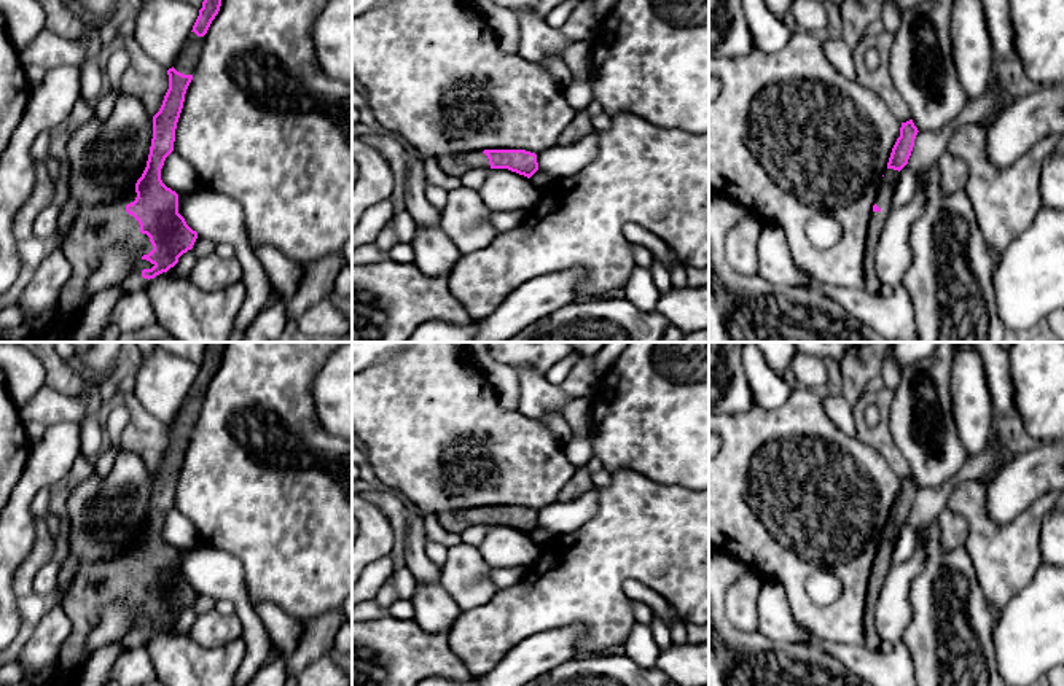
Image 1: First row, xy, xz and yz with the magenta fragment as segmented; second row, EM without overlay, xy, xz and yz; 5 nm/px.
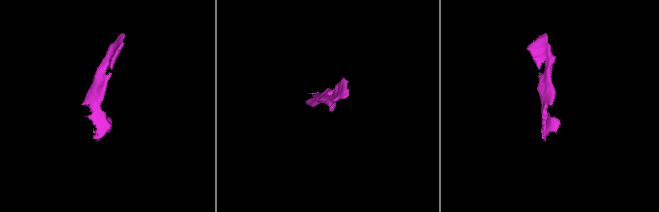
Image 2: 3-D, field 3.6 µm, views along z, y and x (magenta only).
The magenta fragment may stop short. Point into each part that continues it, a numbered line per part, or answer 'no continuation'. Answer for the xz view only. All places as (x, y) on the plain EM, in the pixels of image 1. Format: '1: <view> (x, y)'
1: xz (453, 521)

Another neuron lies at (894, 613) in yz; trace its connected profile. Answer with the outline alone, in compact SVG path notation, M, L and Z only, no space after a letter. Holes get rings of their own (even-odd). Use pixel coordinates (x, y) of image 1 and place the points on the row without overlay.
M924 527L916 532L913 555L900 565L889 568L886 583L876 605L874 624L881 641L892 645L902 641L908 629L913 610L909 602L911 583L924 565Z

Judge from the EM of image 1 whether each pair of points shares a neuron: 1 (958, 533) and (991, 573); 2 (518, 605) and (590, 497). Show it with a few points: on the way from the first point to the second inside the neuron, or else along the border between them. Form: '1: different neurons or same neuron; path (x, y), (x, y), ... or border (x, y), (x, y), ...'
1: different neurons; border (946, 508), (959, 513), (967, 522), (964, 546)
2: different neurons; border (596, 510), (574, 530), (553, 535)

